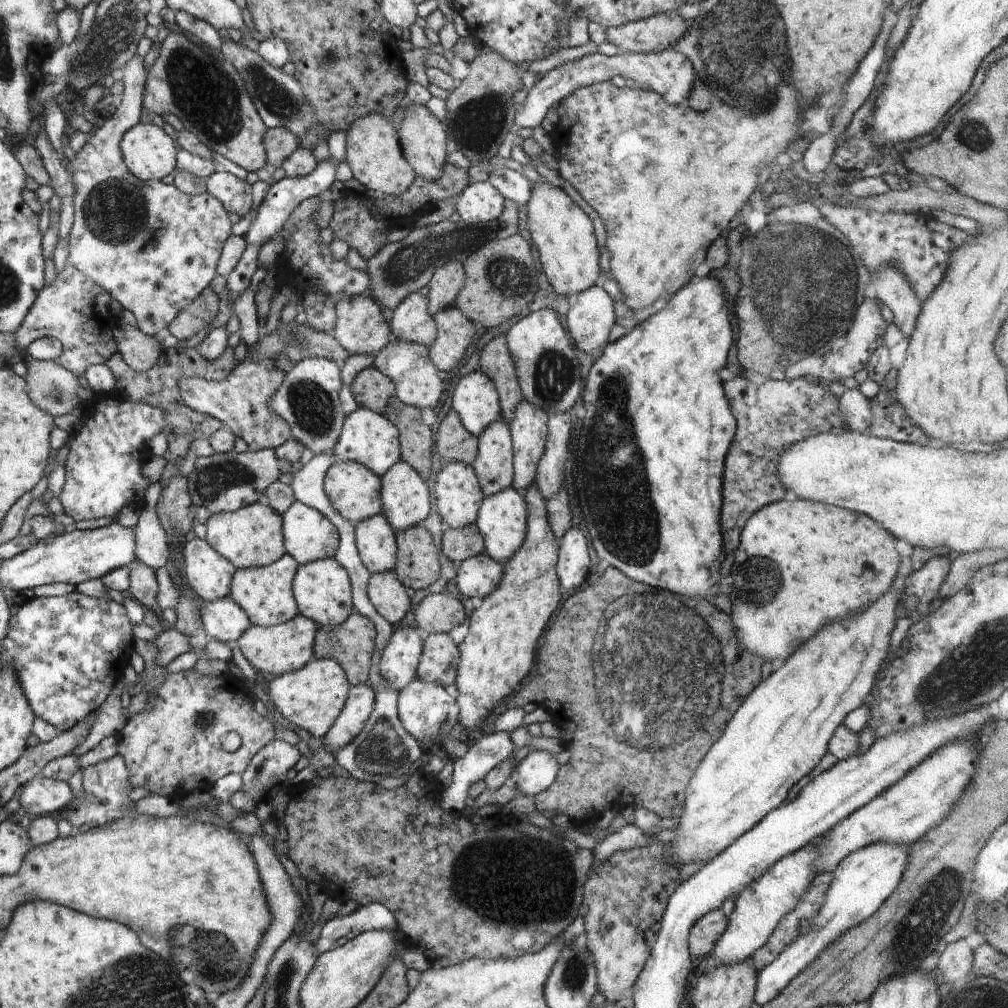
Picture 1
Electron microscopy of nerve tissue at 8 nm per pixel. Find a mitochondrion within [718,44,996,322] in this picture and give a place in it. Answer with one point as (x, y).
(973, 134)

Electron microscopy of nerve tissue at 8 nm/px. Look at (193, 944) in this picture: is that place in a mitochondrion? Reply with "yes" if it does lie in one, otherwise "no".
yes

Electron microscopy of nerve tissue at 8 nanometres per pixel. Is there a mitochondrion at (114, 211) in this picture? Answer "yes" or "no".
yes

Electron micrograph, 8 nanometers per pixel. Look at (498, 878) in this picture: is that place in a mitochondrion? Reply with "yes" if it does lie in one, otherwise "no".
yes

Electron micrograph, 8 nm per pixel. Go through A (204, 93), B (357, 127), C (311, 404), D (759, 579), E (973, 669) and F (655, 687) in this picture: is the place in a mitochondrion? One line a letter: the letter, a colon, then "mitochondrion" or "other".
A: mitochondrion
B: other
C: mitochondrion
D: mitochondrion
E: mitochondrion
F: mitochondrion

